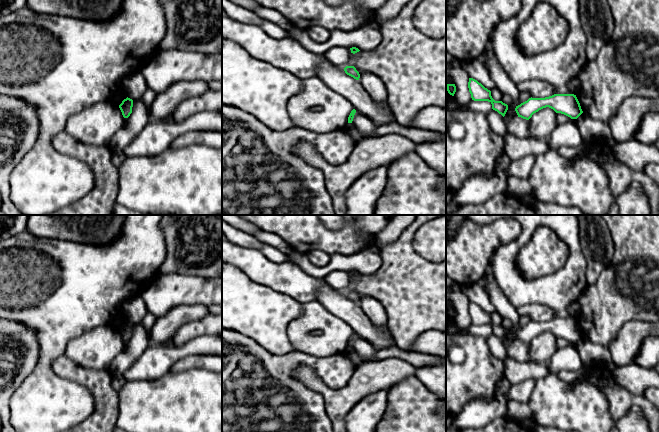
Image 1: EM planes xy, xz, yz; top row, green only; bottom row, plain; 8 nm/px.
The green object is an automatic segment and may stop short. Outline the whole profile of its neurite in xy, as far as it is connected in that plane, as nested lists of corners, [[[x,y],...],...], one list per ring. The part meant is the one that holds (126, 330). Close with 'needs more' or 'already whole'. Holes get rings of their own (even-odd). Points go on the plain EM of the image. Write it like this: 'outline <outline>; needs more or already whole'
outline [[[128,321],[124,323],[122,327],[119,329],[119,332],[124,342],[128,342],[130,340],[130,338],[132,337],[132,331],[133,324]]]; already whole

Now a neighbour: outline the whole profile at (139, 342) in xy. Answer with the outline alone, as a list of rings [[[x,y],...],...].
[[[140,324],[133,325],[132,337],[126,349],[123,349],[111,362],[109,370],[113,375],[122,375],[151,345],[149,330]]]

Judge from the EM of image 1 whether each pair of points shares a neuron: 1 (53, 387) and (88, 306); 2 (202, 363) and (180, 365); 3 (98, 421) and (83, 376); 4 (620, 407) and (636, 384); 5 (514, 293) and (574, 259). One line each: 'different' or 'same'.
1: same
2: same
3: same
4: different
5: same

